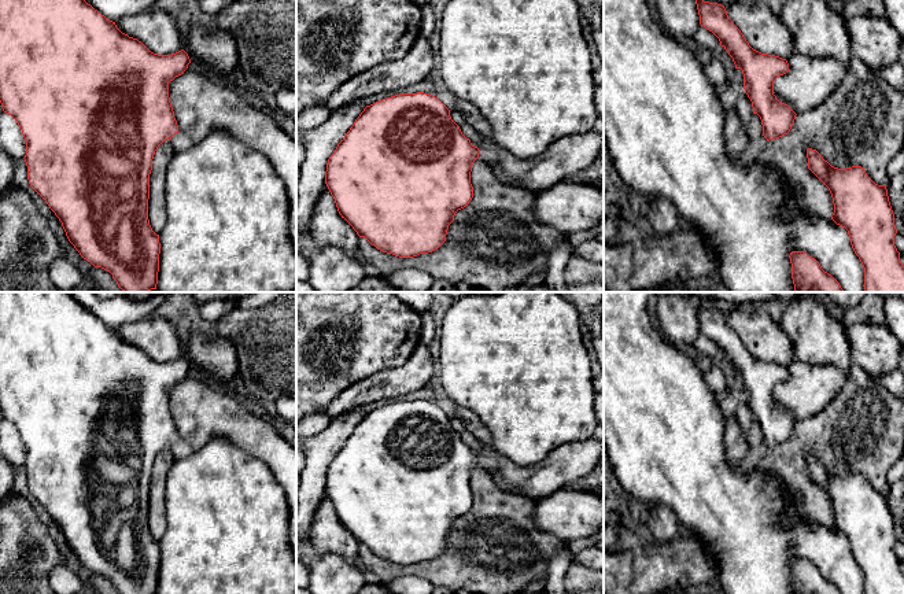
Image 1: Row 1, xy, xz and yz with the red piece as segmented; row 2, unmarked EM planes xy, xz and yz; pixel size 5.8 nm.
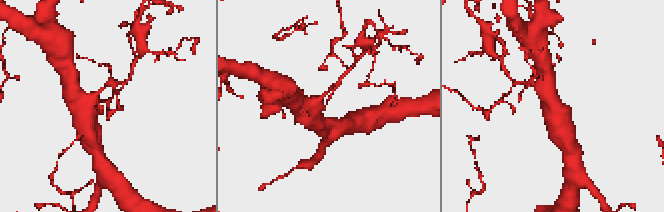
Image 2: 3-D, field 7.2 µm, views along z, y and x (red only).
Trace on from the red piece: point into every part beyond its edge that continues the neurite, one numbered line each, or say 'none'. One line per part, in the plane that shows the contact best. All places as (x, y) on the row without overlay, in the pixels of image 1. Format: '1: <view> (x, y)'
1: xy (180, 449)

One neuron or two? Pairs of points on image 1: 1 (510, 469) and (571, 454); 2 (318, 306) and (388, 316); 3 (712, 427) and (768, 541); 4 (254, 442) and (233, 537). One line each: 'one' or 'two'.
1: one
2: one
3: one
4: two

